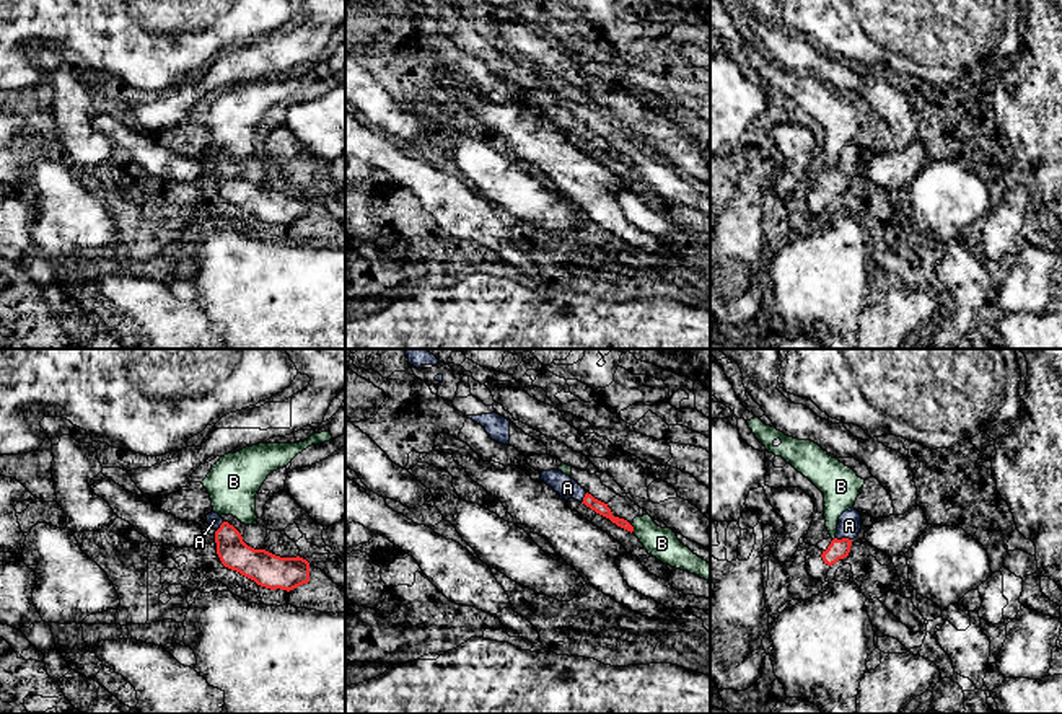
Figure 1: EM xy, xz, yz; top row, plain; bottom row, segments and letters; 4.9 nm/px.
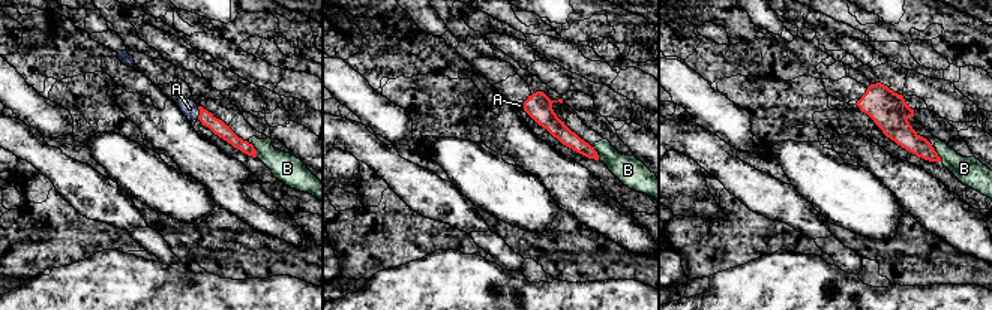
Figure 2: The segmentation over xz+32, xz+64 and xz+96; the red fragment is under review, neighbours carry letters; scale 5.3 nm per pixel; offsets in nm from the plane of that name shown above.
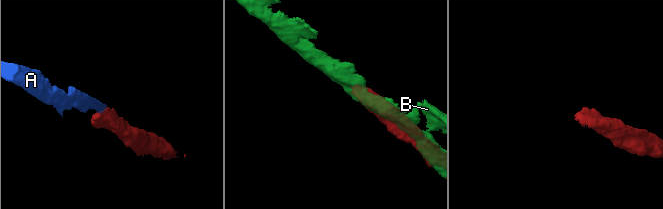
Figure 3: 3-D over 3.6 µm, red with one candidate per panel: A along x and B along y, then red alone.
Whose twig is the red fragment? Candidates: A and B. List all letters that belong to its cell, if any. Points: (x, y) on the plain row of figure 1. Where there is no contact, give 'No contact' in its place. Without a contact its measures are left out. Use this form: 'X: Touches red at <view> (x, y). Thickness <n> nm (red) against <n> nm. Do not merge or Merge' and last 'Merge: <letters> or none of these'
A: Touches red at yz (844, 173). Thickness 100 nm (red) against 110 nm. Merge
B: Touches red at xz (632, 163). Thickness 70 nm (red) against 160 nm. Do not merge
Merge: A

